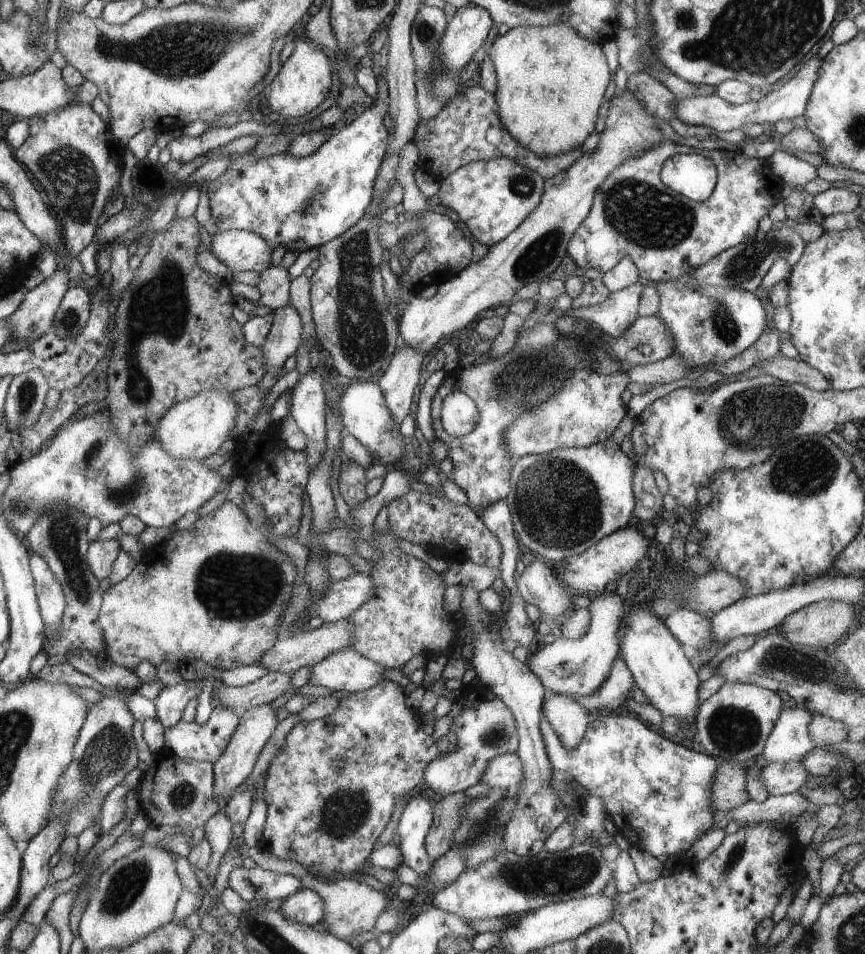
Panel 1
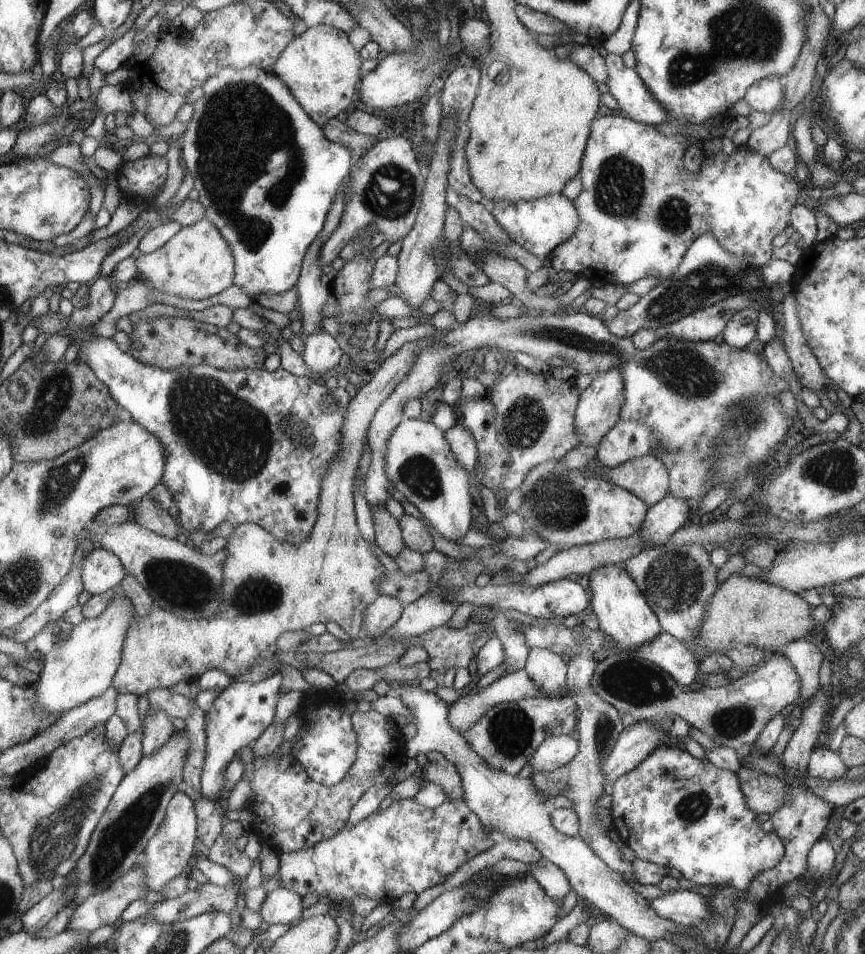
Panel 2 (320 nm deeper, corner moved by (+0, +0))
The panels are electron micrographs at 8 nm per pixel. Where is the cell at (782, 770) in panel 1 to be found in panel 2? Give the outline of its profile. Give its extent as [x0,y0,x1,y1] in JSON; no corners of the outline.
[807,748,846,782]

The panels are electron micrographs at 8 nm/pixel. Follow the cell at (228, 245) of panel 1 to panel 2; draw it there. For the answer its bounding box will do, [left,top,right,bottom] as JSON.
[136,218,236,300]

